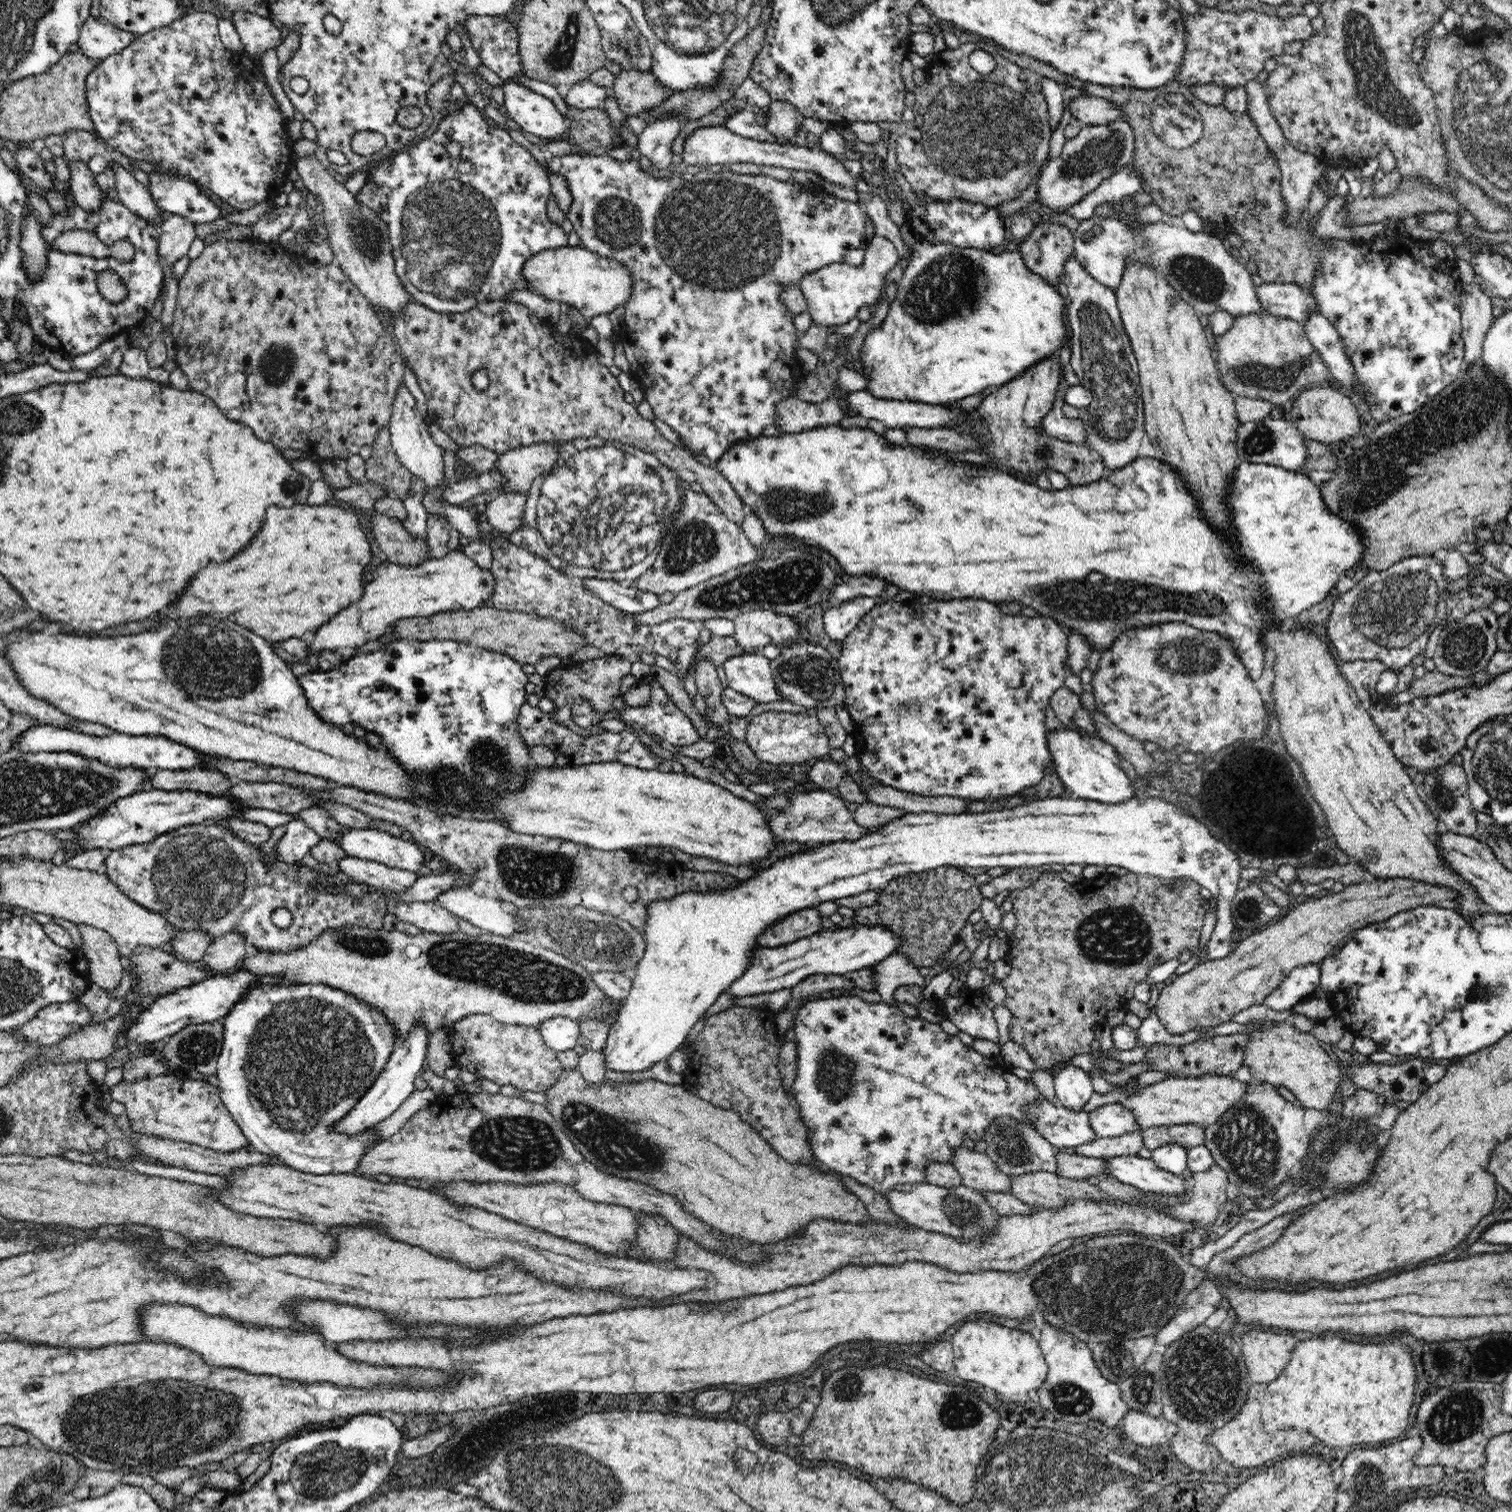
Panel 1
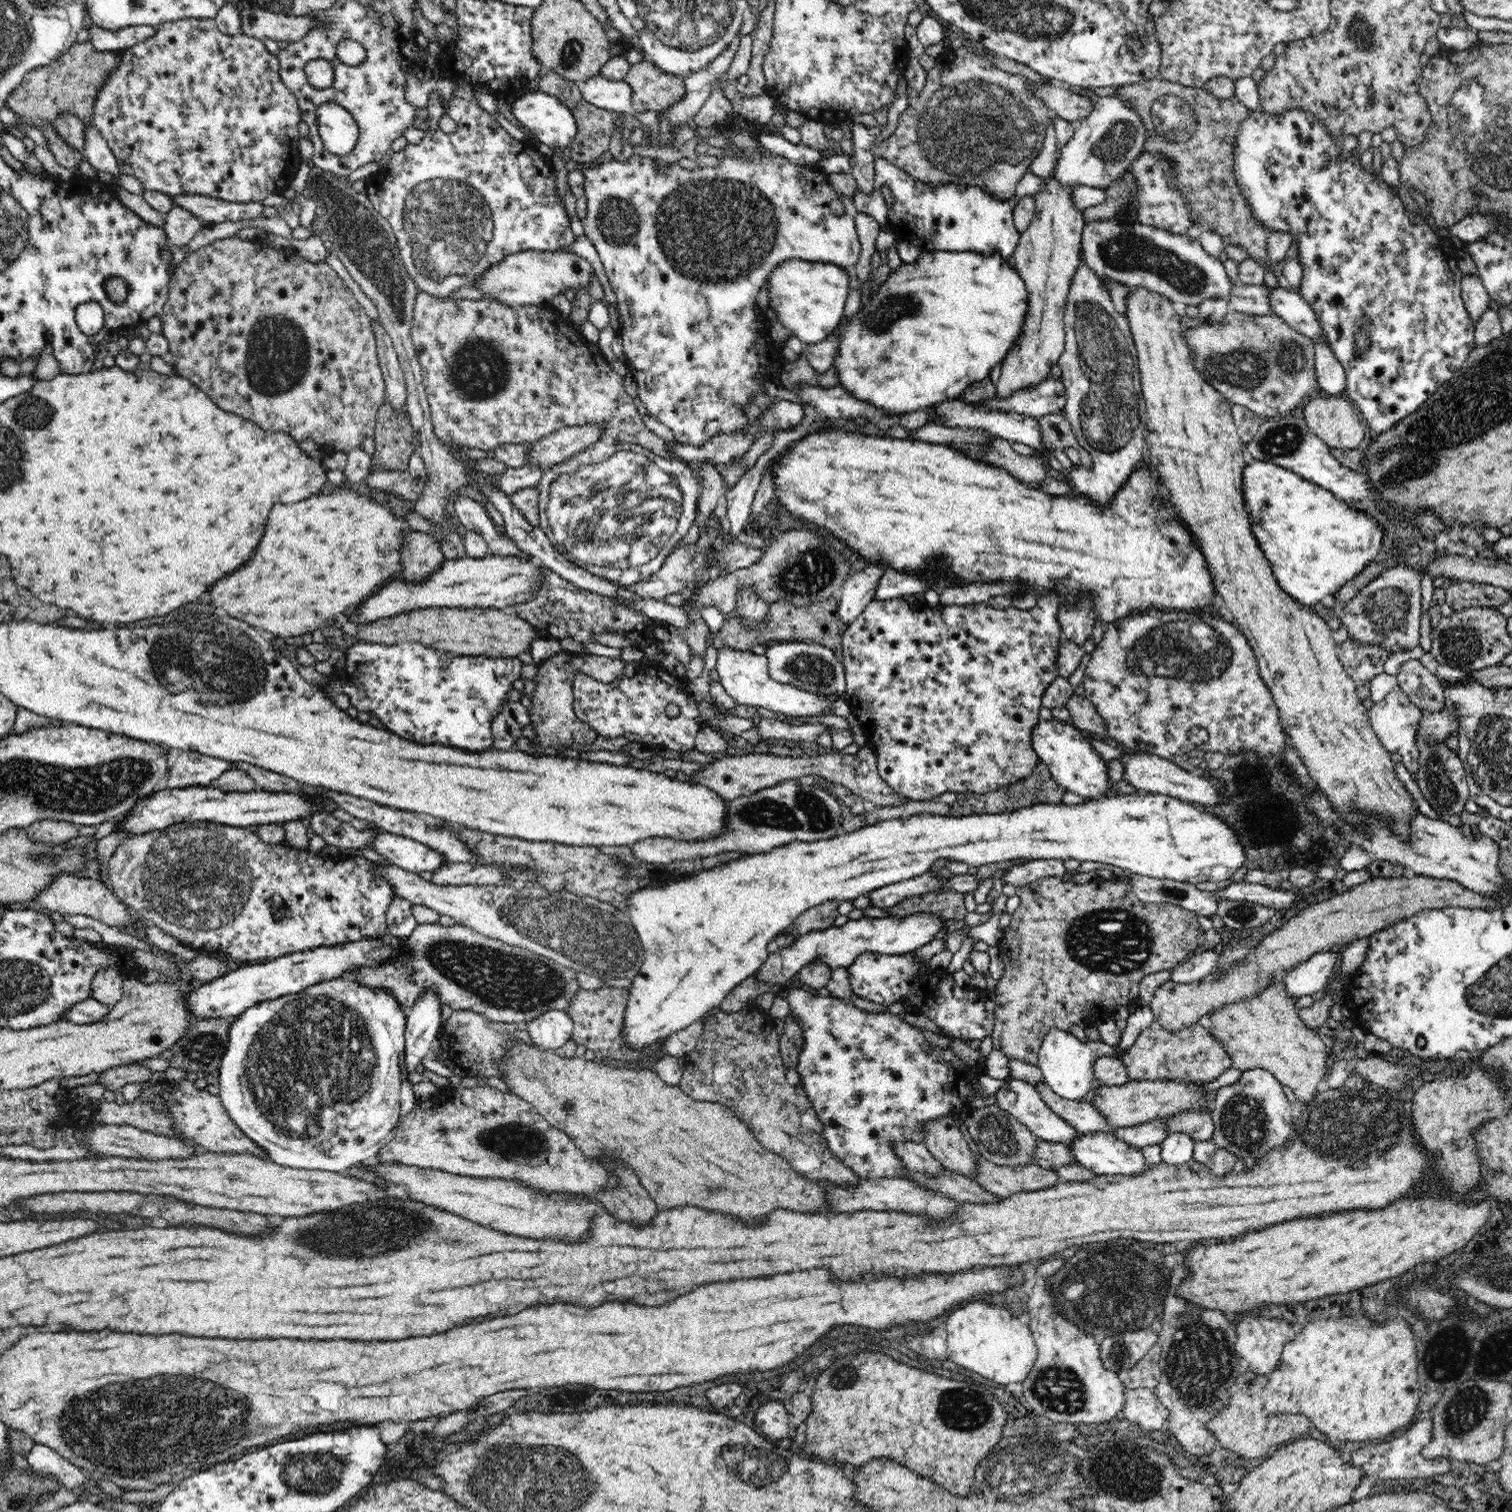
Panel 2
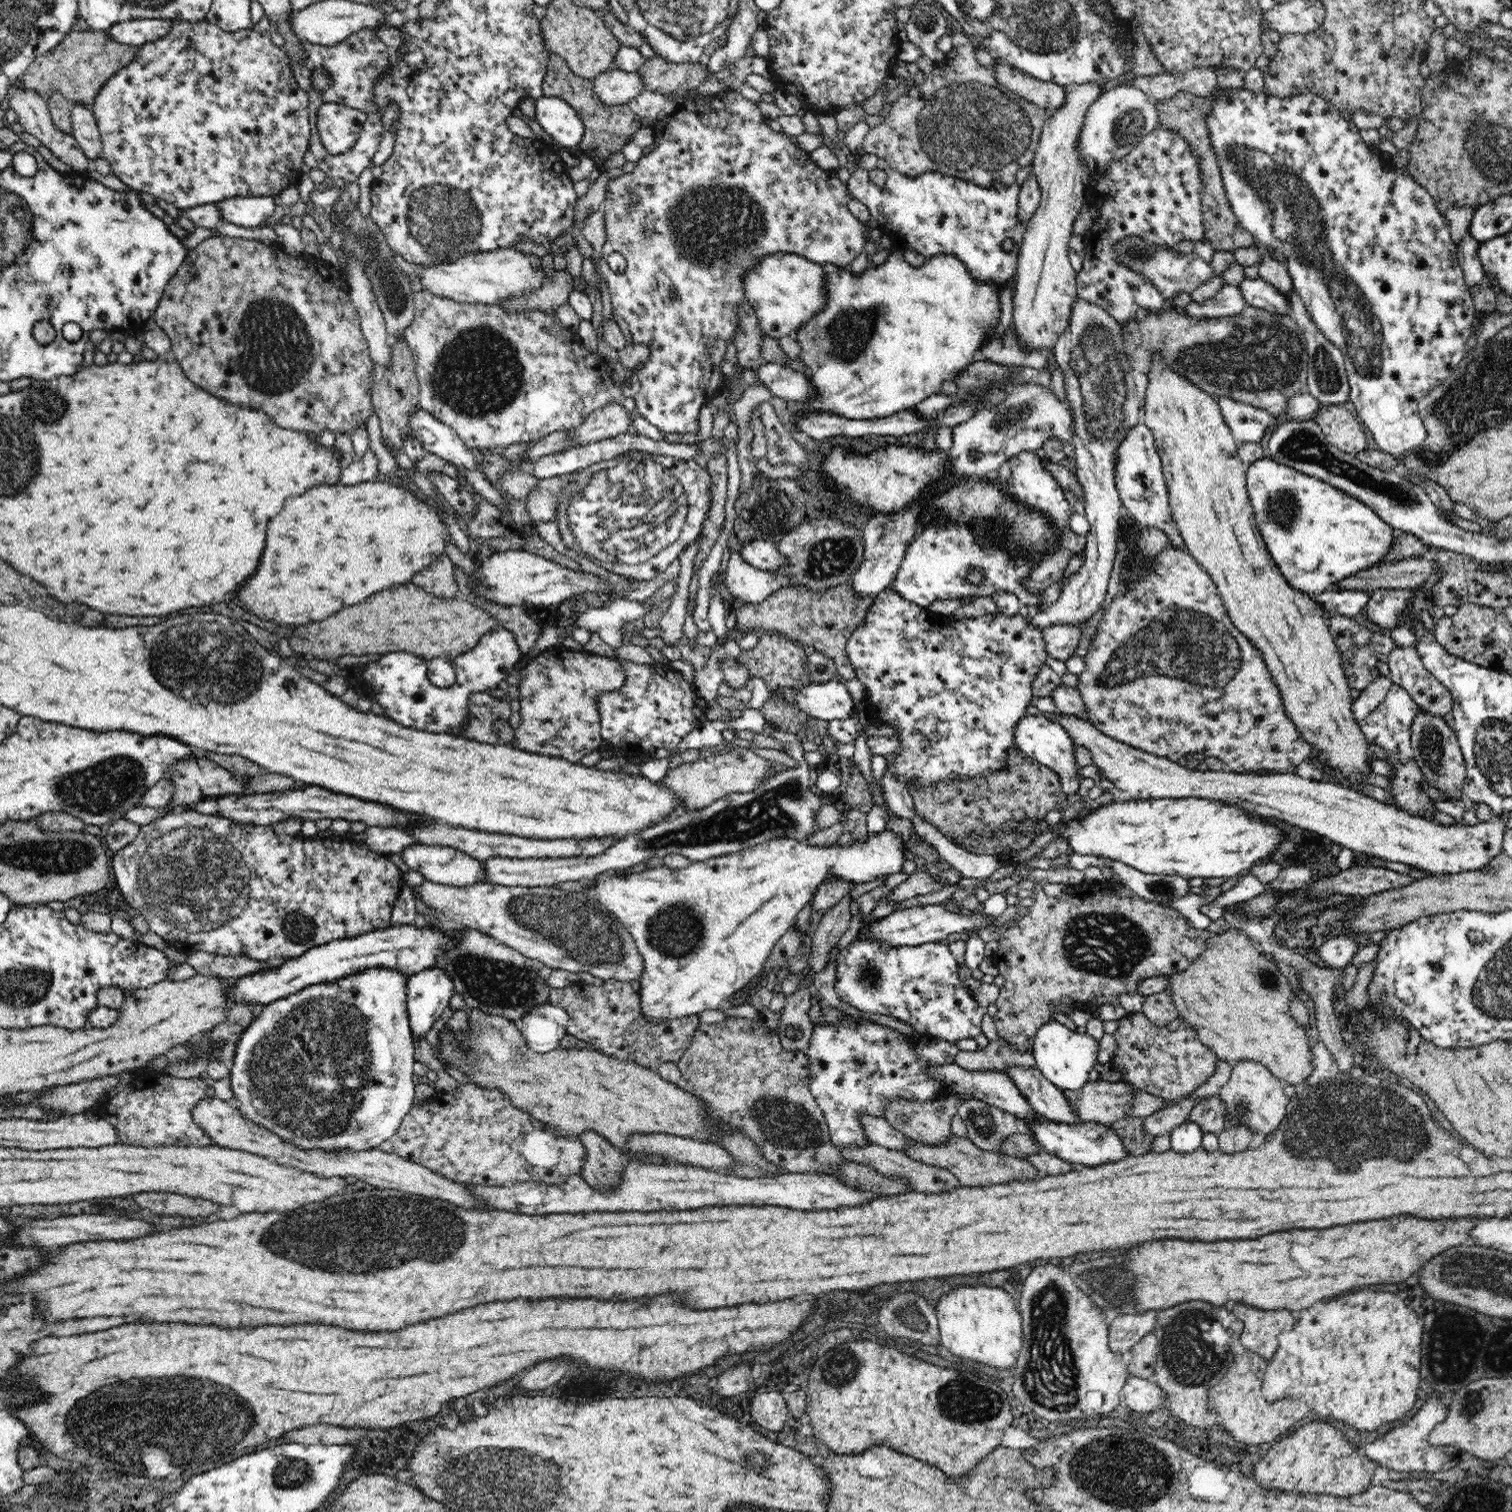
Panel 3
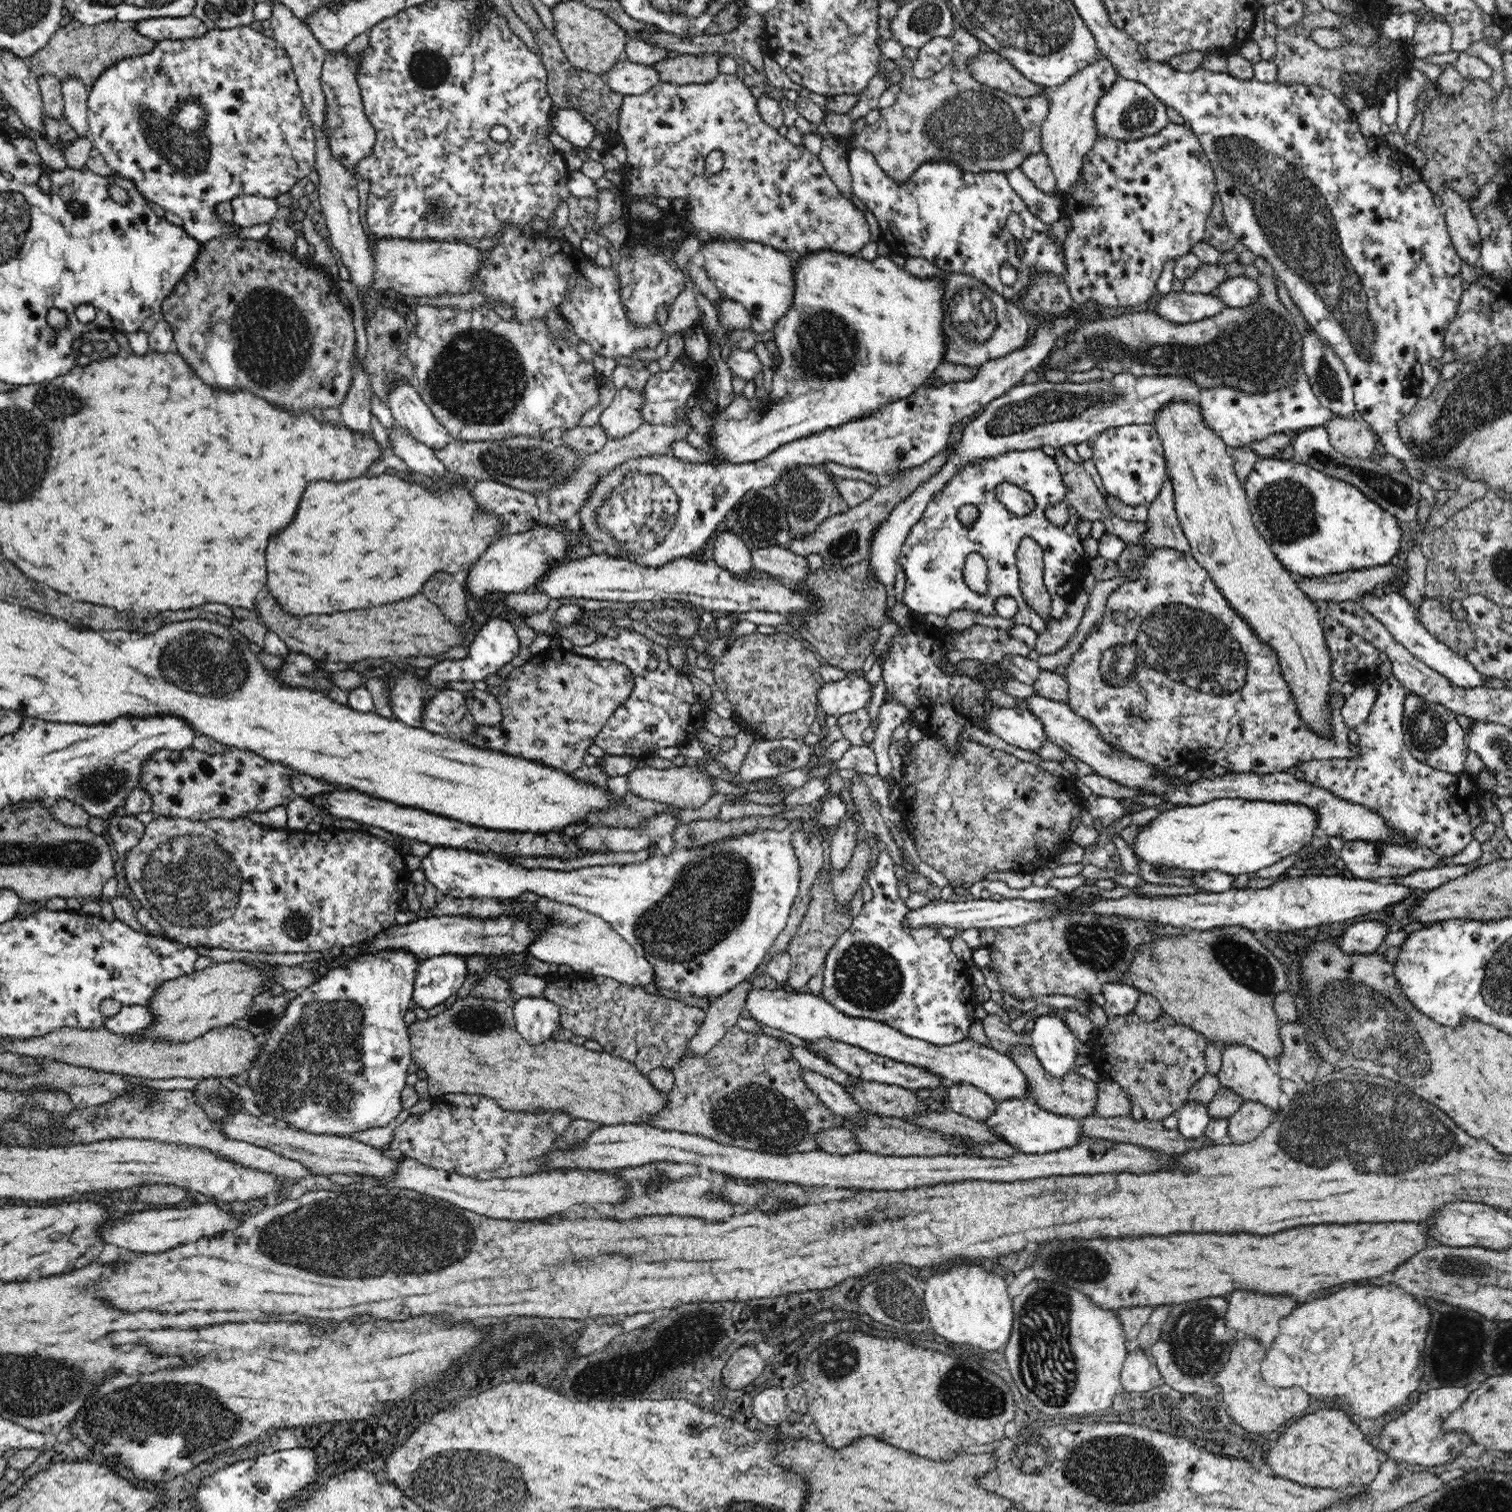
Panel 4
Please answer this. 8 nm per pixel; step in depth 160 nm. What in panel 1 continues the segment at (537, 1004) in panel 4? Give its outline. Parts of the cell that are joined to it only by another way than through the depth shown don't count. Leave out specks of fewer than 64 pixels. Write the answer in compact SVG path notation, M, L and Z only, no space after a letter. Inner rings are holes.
M554 1017L539 1026L544 1042L558 1052L566 1052L578 1046L581 1032L579 1024L569 1018Z

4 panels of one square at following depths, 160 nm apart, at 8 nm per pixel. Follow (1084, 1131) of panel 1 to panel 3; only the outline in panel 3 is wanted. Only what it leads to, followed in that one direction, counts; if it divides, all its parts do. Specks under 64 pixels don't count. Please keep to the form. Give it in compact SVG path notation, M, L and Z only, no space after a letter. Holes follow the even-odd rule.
M944 1063L940 1067L932 1067L929 1070L931 1076L939 1078L941 1082L946 1083L946 1091L951 1094L960 1094L964 1097L978 1099L992 1106L998 1107L1004 1112L1013 1114L1018 1120L1021 1120L1021 1125L1025 1122L1035 1123L1046 1119L1038 1114L1031 1104L1027 1102L1025 1096L1020 1093L1020 1089L1016 1087L1016 1083L1005 1072L998 1071L967 1071L958 1066L956 1063Z

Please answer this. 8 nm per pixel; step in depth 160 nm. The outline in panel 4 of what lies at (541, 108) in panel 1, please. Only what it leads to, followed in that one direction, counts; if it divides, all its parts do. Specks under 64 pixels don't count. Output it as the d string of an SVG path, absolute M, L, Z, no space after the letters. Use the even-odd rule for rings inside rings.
M552 106L550 120L553 130L574 146L588 147L595 136L593 125L572 108Z

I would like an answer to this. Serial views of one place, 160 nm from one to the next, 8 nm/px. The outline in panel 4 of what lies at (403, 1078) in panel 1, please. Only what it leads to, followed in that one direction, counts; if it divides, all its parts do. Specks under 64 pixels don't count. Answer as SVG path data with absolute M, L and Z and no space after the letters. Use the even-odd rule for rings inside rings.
M444 954L444 956L434 956L421 961L418 970L416 970L416 978L414 978L411 1005L414 1008L412 1007L411 1010L421 1007L428 1012L430 1008L444 1003L447 998L450 998L462 986L462 982L466 980L466 974L468 974L468 969L466 969L466 961L462 956Z

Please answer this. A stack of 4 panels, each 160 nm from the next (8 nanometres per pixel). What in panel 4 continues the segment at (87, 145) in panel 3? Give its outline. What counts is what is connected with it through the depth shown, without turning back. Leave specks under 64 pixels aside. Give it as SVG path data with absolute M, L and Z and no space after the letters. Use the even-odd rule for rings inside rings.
M68 77L61 86L63 105L65 108L64 118L68 125L77 134L78 137L90 138L90 121L88 118L88 93L86 85L78 79Z

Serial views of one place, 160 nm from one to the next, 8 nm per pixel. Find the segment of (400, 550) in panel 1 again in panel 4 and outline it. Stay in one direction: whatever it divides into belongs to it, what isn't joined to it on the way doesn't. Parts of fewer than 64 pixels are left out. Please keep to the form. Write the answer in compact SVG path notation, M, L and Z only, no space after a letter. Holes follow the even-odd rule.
M443 570L432 574L428 582L424 582L422 591L454 624L469 622L465 586L455 574Z

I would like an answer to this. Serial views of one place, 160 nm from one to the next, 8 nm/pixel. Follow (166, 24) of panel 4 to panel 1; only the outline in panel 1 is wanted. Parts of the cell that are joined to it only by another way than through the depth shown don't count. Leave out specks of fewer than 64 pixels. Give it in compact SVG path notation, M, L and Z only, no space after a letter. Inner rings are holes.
M90 16L84 22L76 43L86 57L101 61L124 50L135 36L116 28L104 18Z

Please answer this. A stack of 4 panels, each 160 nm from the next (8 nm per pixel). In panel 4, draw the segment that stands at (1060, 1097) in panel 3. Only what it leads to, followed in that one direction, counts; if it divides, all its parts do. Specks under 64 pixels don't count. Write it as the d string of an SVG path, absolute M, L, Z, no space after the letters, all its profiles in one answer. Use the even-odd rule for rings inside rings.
M782 987L753 988L747 996L748 1012L752 1018L760 1020L772 1028L790 1032L804 1040L817 1041L821 1038L831 1038L849 1045L864 1048L880 1056L887 1056L892 1060L913 1064L927 1068L941 1076L946 1087L954 1082L966 1082L977 1089L986 1092L992 1098L999 1100L1032 1099L1032 1091L1028 1085L1026 1075L1020 1067L1008 1056L986 1047L972 1039L961 1040L956 1044L936 1046L935 1044L912 1038L902 1034L897 1028L872 1020L870 1018L854 1018L834 1008L822 996L814 996L807 991L787 992Z

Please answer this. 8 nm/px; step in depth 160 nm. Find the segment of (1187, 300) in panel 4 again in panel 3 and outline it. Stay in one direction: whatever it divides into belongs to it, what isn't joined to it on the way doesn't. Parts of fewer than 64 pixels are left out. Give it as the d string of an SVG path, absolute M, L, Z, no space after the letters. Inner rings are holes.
M1225 284L1216 293L1214 298L1202 304L1192 301L1185 310L1196 319L1211 319L1220 316L1232 316L1242 314L1249 304L1246 302L1240 285Z

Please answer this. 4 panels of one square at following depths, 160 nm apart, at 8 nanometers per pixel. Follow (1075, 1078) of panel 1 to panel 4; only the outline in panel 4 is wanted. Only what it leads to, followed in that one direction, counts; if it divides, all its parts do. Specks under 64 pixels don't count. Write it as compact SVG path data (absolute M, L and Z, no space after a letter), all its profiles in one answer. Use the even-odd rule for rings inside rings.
M1054 1014L1038 1017L1031 1030L1031 1048L1044 1070L1054 1077L1066 1076L1077 1070L1076 1035Z

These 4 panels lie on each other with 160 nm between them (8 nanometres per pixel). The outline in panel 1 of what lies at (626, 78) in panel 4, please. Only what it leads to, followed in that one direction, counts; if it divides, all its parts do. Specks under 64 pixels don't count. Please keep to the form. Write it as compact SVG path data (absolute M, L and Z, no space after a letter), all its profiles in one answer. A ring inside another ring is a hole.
M585 80L576 82L570 87L560 90L561 98L568 108L586 110L589 108L603 108L603 102L611 88L594 85L592 81Z

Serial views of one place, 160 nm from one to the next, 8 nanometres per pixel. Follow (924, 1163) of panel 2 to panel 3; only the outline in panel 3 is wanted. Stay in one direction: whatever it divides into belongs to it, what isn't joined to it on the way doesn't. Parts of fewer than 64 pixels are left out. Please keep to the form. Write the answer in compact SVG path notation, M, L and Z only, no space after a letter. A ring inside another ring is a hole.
M862 1115L861 1124L863 1124L869 1142L880 1145L882 1148L905 1152L914 1144L914 1141L903 1132L896 1130L882 1117Z

